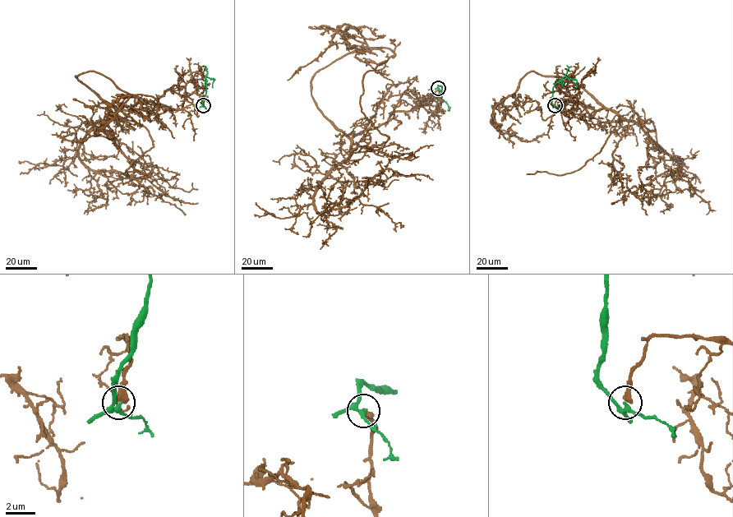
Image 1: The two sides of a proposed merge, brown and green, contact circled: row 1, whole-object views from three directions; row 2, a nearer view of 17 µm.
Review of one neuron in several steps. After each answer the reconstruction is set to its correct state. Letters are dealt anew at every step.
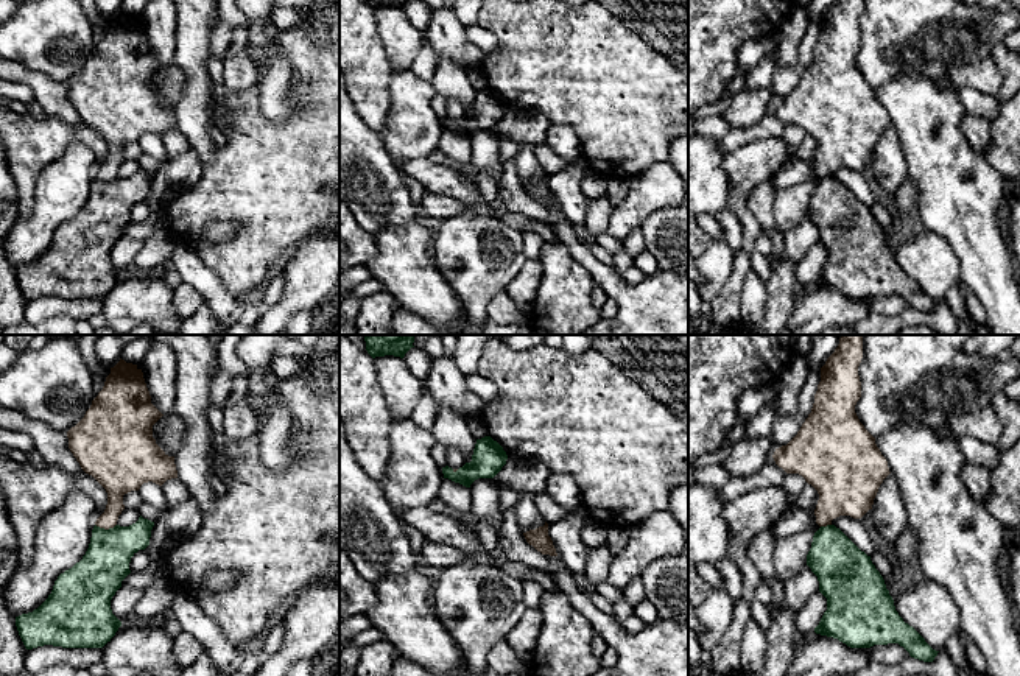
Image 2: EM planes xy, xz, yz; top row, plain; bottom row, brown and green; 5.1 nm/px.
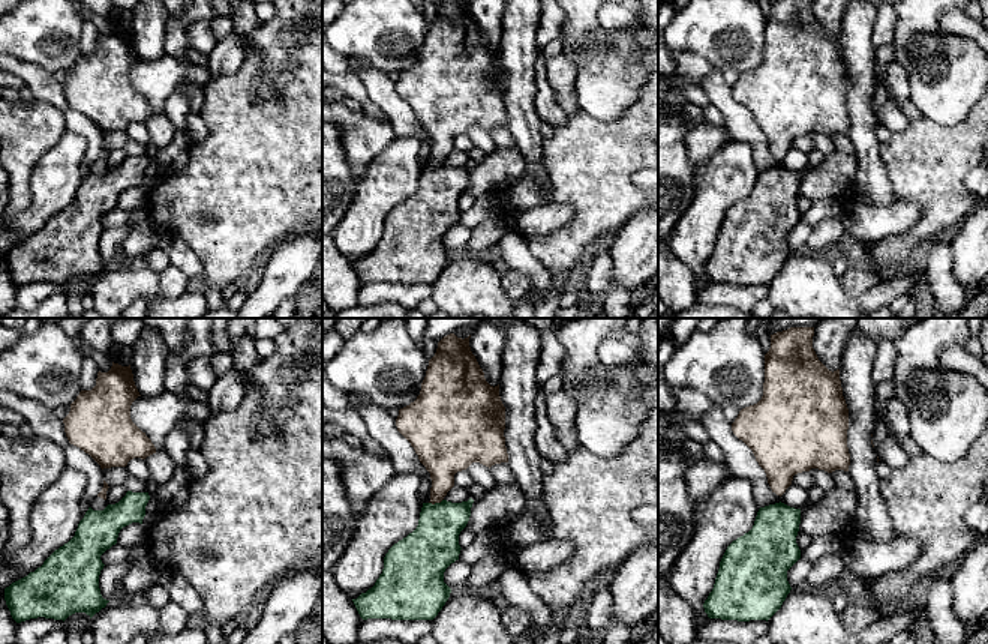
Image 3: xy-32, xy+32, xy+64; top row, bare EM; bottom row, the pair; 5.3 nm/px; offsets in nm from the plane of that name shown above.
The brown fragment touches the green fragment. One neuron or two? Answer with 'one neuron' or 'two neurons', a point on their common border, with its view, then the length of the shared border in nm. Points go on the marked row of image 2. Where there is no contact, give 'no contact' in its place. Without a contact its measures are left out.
two neurons | xy (106, 528) | 110 nm

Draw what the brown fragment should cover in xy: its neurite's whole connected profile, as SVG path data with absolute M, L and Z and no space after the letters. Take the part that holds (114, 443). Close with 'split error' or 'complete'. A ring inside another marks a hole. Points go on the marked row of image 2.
M120 358L111 368L103 389L92 400L84 417L67 431L69 449L81 469L92 475L107 492L107 505L97 519L97 526L109 530L117 525L118 516L125 509L125 494L139 491L148 481L162 486L167 480L178 478L174 456L168 456L153 438L153 425L162 416L151 403L142 369Z; complete

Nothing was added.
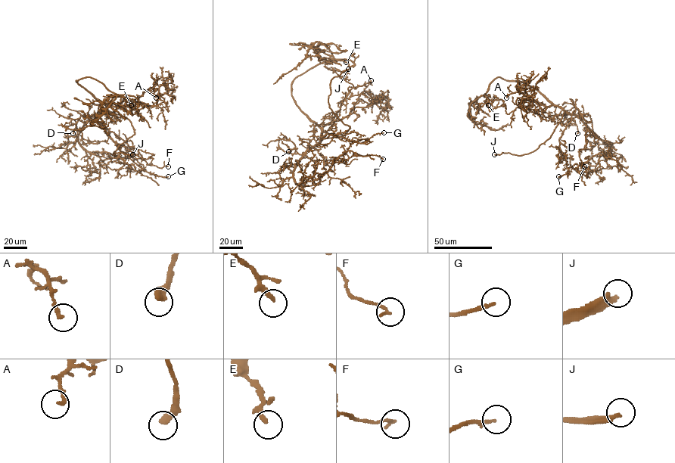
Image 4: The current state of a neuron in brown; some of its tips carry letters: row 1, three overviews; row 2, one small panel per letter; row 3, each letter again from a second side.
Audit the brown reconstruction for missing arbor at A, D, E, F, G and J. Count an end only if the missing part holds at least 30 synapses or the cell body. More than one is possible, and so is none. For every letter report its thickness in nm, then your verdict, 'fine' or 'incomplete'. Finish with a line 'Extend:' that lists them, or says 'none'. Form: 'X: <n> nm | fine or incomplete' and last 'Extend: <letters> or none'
A: 200 nm | fine
D: 400 nm | incomplete
E: 240 nm | fine
F: 150 nm | fine
G: 160 nm | fine
J: 300 nm | incomplete
Extend: D, J

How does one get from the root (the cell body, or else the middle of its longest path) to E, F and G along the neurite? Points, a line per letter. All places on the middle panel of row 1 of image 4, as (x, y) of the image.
E: (309, 119), (291, 94), (292, 82), (311, 68), (328, 60), (346, 62)
F: (309, 119), (321, 131), (321, 139), (306, 153), (312, 160), (341, 161), (354, 153), (383, 159)
G: (309, 119), (321, 131), (321, 139), (315, 145), (328, 133), (365, 143), (372, 135), (384, 132)

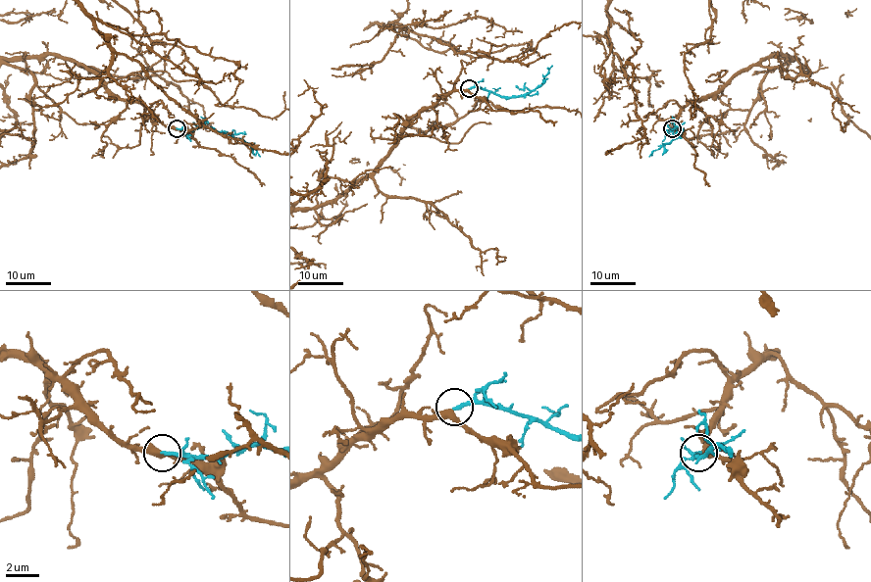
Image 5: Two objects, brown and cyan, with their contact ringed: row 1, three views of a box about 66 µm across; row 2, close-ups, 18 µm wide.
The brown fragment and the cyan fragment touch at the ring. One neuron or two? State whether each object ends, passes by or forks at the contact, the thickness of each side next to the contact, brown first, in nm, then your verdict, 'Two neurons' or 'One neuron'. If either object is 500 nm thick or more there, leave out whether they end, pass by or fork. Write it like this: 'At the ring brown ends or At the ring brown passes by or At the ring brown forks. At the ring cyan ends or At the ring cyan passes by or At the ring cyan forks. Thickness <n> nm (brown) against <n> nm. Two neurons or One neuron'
At the ring brown passes by. At the ring cyan ends. Thickness 380 nm (brown) against 240 nm. One neuron

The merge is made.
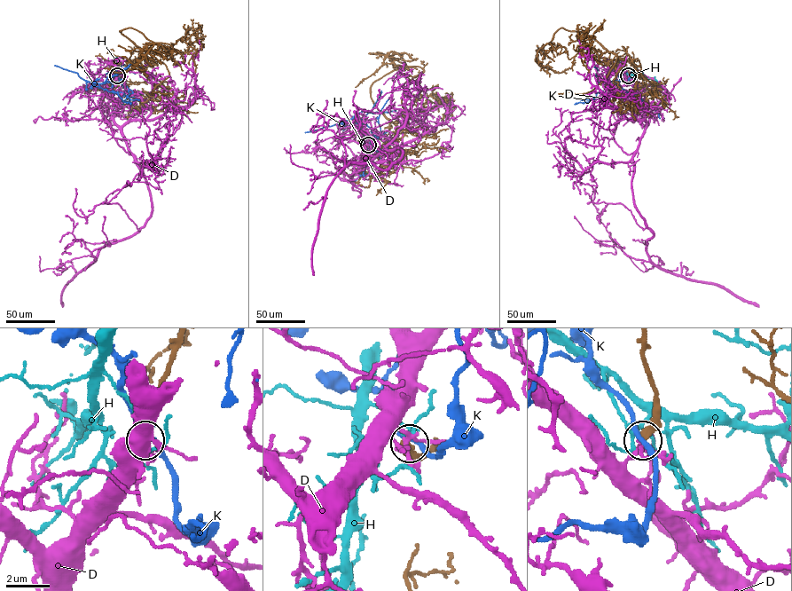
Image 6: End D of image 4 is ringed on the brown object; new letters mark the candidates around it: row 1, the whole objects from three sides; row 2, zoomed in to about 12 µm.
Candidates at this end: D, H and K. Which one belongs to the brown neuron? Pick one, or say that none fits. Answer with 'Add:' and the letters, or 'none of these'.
Add: none of these

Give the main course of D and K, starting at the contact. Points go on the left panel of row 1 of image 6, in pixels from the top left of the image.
D: (117, 75), (109, 115), (147, 185), (152, 214), (132, 235), (102, 247), (63, 288), (62, 307)
K: (117, 75), (122, 81), (94, 82), (114, 69), (120, 74), (125, 70), (136, 73)

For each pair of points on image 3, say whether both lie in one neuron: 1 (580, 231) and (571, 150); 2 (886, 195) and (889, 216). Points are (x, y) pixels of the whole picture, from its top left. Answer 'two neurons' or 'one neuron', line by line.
1: one neuron
2: two neurons

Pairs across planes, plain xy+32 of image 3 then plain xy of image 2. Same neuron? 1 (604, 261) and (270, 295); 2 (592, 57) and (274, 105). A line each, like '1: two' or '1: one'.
1: one
2: one

